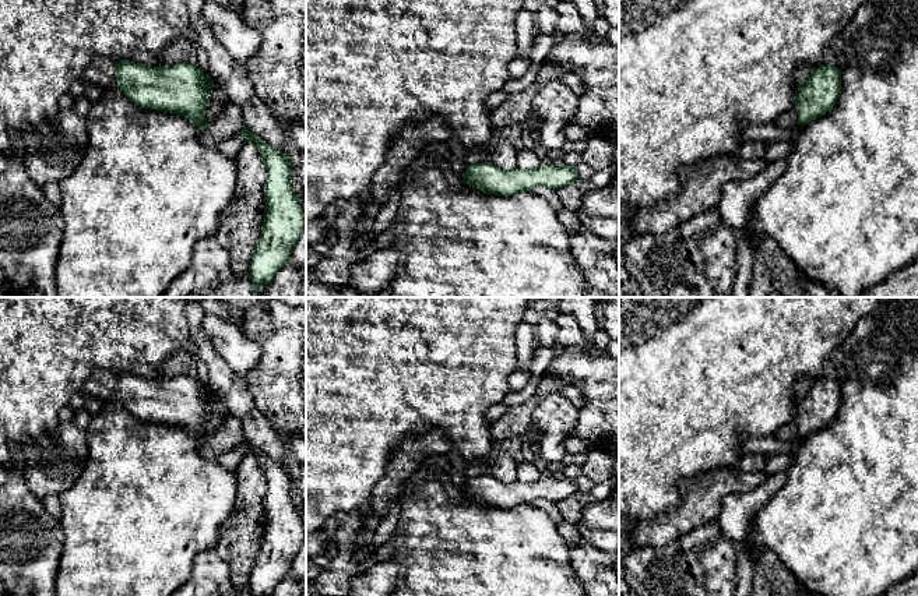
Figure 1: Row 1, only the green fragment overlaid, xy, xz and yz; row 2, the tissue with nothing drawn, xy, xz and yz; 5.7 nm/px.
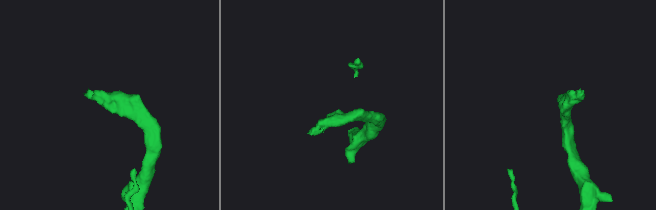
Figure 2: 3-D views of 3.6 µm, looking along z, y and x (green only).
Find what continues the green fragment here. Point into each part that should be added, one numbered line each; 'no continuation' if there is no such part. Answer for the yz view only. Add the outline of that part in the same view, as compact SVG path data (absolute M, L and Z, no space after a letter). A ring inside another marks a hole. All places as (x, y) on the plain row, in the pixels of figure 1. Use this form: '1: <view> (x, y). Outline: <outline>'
no continuation

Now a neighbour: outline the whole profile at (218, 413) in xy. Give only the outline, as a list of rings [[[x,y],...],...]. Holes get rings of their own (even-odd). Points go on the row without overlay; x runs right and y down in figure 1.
[[[203,382],[203,385],[208,387],[214,394],[214,399],[208,408],[208,416],[205,419],[205,431],[208,435],[212,435],[224,424],[231,413],[211,385],[208,382]]]

